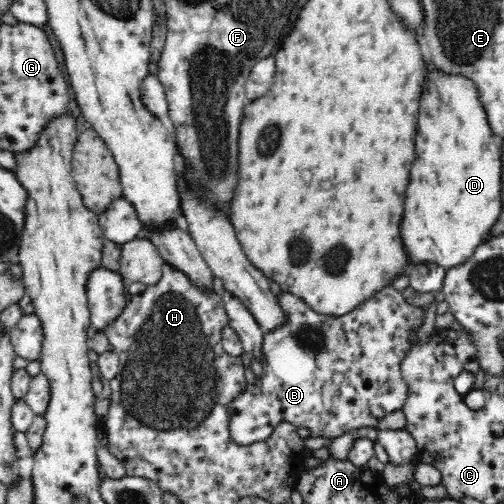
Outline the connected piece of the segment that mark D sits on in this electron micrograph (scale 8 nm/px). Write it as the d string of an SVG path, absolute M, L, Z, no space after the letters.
M430 62L426 64L426 86L424 94L420 96L418 126L420 136L416 138L416 160L412 164L406 194L408 198L404 204L404 220L402 220L404 249L408 253L409 264L434 262L447 272L449 268L464 264L465 260L471 258L476 248L488 238L488 230L500 216L502 150L500 144L496 144L496 136L492 134L492 128L488 124L476 84L464 76L440 72Z

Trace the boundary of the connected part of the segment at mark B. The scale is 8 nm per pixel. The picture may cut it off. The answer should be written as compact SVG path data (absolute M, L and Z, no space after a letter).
M393 285L384 286L380 292L376 292L370 300L362 302L360 306L356 306L352 312L344 314L344 316L328 316L326 314L318 314L314 312L304 300L290 294L289 292L281 291L279 297L277 297L278 304L282 307L282 311L286 313L286 323L276 331L272 333L264 334L261 365L262 374L256 379L255 384L247 384L243 393L240 393L232 402L227 406L227 414L229 414L228 430L230 438L240 446L248 446L260 440L266 440L271 436L273 430L280 424L280 422L290 422L297 426L297 428L308 428L309 436L314 438L330 438L334 439L337 436L342 436L350 430L358 430L358 428L374 428L380 422L381 418L384 418L391 412L401 410L405 400L408 398L408 387L402 378L400 370L400 363L403 358L408 354L410 348L409 336L412 329L419 329L424 324L424 311L425 308L416 307L406 302L406 299L402 297L400 290L396 289Z

